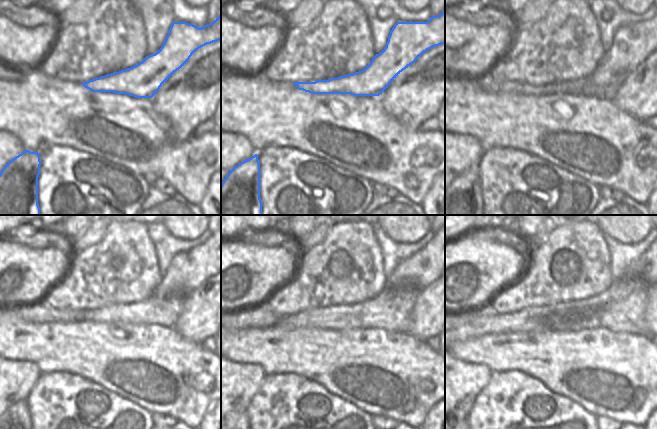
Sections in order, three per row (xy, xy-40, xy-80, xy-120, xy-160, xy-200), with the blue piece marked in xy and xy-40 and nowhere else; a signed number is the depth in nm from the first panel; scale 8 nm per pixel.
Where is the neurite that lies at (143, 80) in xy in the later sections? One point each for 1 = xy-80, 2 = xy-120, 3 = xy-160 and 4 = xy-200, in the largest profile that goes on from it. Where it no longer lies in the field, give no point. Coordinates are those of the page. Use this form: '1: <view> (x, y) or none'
1: xy-80 (633, 43)
2: xy-120 (188, 270)
3: xy-160 (424, 267)
4: xy-200 (648, 268)

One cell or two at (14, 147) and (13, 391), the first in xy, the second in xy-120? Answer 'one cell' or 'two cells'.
one cell

